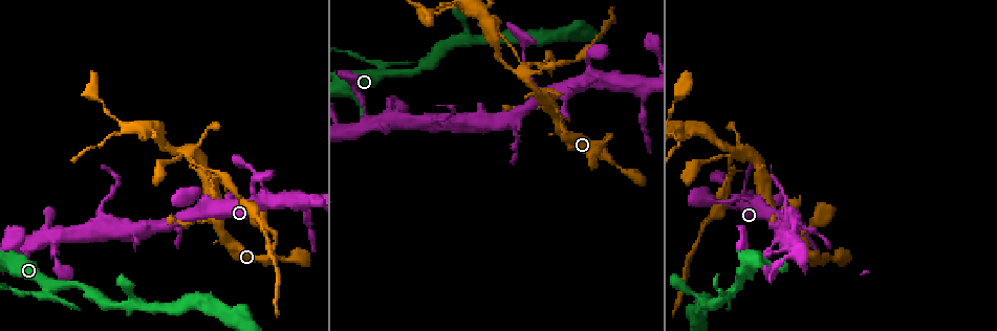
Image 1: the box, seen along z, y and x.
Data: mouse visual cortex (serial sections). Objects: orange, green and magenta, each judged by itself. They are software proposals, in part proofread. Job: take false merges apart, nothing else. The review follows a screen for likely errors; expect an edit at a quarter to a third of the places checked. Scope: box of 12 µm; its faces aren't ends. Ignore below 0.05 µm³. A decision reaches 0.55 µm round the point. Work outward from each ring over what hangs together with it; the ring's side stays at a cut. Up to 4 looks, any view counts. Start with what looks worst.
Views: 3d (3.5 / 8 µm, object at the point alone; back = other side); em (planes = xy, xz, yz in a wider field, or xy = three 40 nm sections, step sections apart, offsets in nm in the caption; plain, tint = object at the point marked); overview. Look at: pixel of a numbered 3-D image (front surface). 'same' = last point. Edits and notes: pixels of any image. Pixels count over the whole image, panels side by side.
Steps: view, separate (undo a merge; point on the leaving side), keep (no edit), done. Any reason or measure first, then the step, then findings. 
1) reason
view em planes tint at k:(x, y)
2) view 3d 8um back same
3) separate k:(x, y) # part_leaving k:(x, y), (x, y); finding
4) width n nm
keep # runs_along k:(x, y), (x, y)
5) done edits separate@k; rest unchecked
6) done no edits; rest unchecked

side arm on a straight run
view 3d 3.5um at 1:(383, 66)

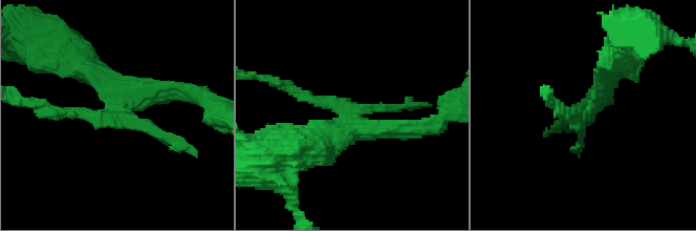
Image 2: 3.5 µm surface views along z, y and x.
view em xy step 2 tint at 2:(115, 108)

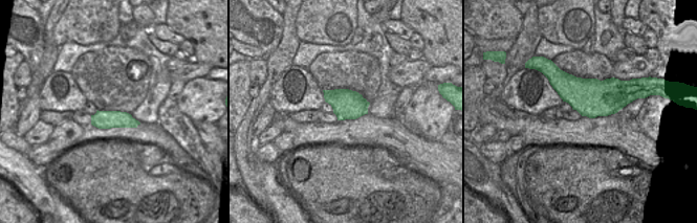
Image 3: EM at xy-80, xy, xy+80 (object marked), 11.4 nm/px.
width 340 nm
separate 2:(152, 129) # part_leaving 2:(114, 108), (92, 118), (27, 102); two cells meet here

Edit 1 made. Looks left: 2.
four-way junction
view 3d 8um at 1:(738, 149)

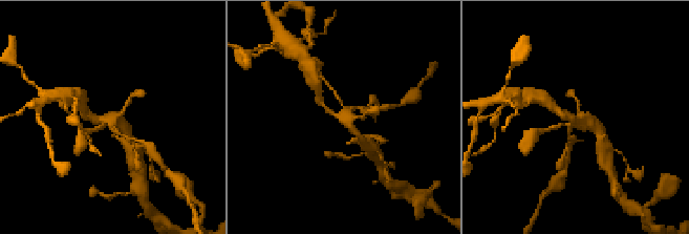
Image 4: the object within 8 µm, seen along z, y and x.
view em xy step 3 tint at 4:(579, 121)

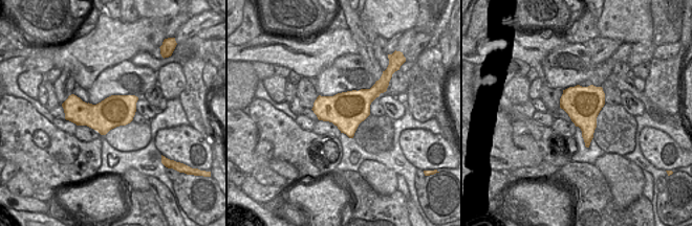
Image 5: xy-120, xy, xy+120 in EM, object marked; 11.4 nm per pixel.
keep # runs_along 4:(361, 137), (348, 118), (322, 105); all the same cell

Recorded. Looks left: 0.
done edits separate@2; rest unchecked

